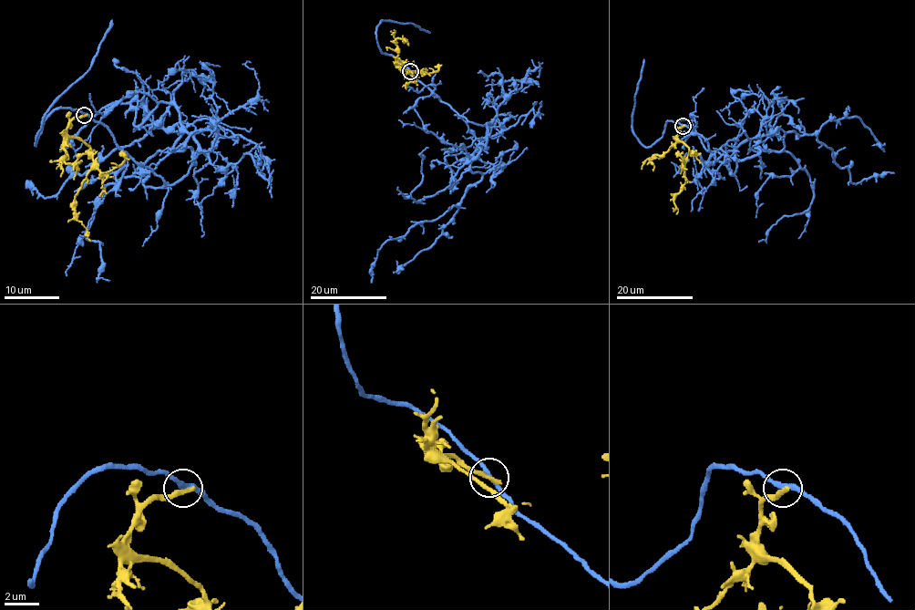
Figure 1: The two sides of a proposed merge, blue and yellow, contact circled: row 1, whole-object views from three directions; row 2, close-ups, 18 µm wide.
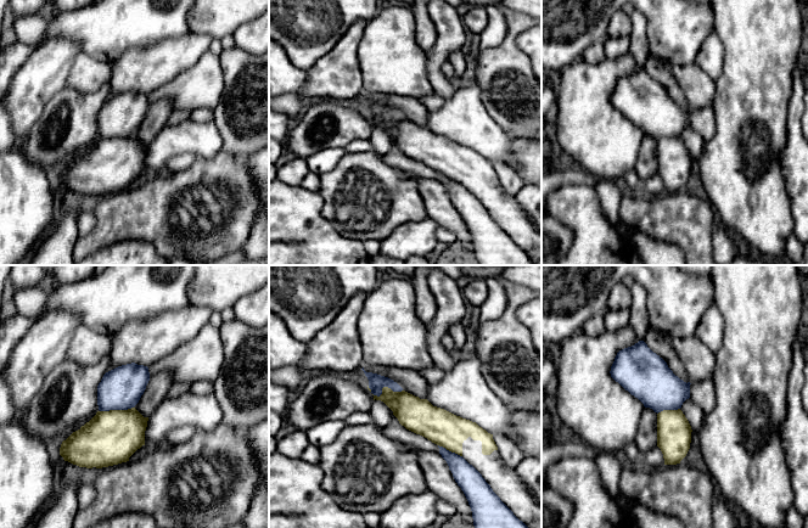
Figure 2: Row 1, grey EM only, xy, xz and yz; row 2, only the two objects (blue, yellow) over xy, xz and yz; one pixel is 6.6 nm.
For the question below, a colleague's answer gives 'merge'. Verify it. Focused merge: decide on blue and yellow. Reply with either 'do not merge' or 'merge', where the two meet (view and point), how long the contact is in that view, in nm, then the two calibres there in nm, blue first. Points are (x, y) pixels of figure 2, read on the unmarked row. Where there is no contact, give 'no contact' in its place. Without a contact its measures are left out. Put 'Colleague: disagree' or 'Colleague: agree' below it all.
do not merge | xz (385, 113) | 200 nm | 110/200 nm
Colleague: disagree

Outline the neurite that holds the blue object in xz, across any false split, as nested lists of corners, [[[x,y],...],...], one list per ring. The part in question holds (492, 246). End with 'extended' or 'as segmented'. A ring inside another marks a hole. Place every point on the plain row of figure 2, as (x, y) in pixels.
[[[439,174],[472,238],[481,265],[533,265],[528,254],[500,228],[482,202],[462,184]]] | as segmented

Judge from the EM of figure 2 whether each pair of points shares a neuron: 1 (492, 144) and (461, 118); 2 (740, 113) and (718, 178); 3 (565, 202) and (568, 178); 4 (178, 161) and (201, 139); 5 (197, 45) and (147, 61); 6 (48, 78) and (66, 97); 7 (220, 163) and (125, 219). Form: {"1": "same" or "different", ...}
{"1": "same", "2": "same", "3": "different", "4": "different", "5": "same", "6": "different", "7": "same"}

